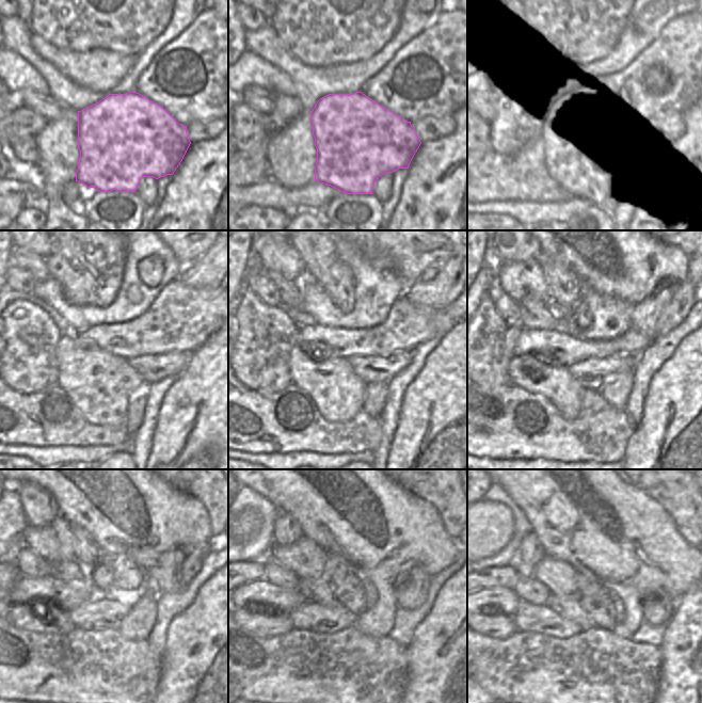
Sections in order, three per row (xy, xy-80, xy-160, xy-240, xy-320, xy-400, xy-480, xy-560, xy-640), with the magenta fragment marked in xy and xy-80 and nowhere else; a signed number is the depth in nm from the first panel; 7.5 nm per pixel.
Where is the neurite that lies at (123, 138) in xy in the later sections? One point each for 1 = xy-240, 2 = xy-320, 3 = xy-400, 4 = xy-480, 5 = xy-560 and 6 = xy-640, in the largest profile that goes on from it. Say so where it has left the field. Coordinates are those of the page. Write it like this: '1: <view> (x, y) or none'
1: xy-240 (99, 384)
2: xy-320 (338, 394)
3: xy-400 (556, 383)
4: xy-480 (29, 617)
5: xy-560 (260, 625)
6: xy-640 (500, 626)

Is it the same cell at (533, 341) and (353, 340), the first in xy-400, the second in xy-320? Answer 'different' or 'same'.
same

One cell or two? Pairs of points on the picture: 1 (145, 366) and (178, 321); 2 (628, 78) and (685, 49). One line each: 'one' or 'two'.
1: two
2: one

